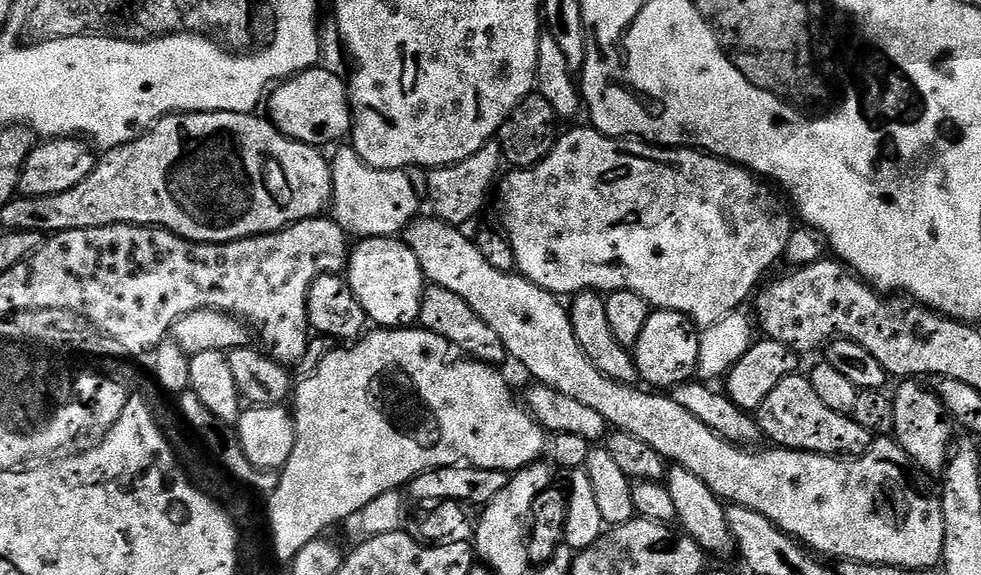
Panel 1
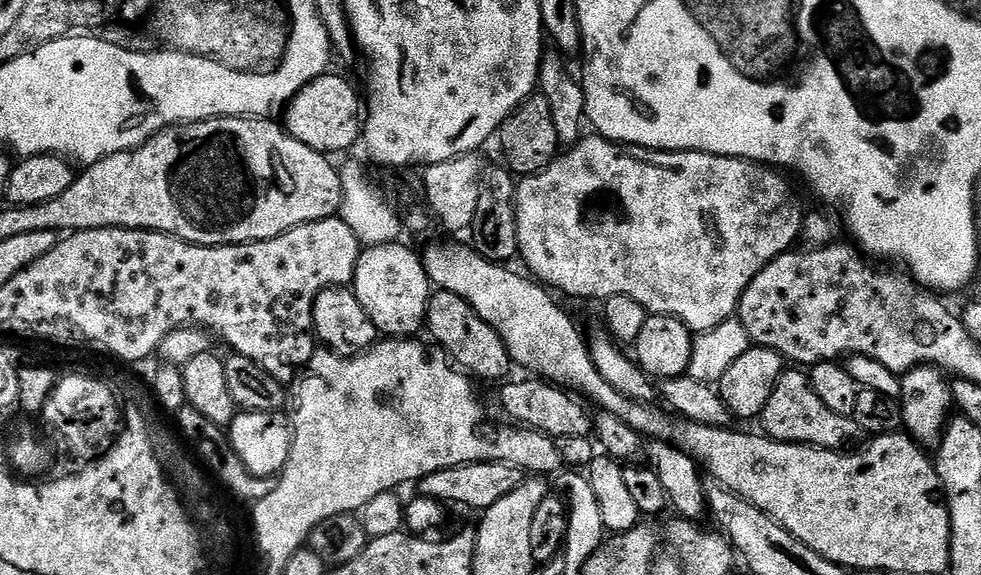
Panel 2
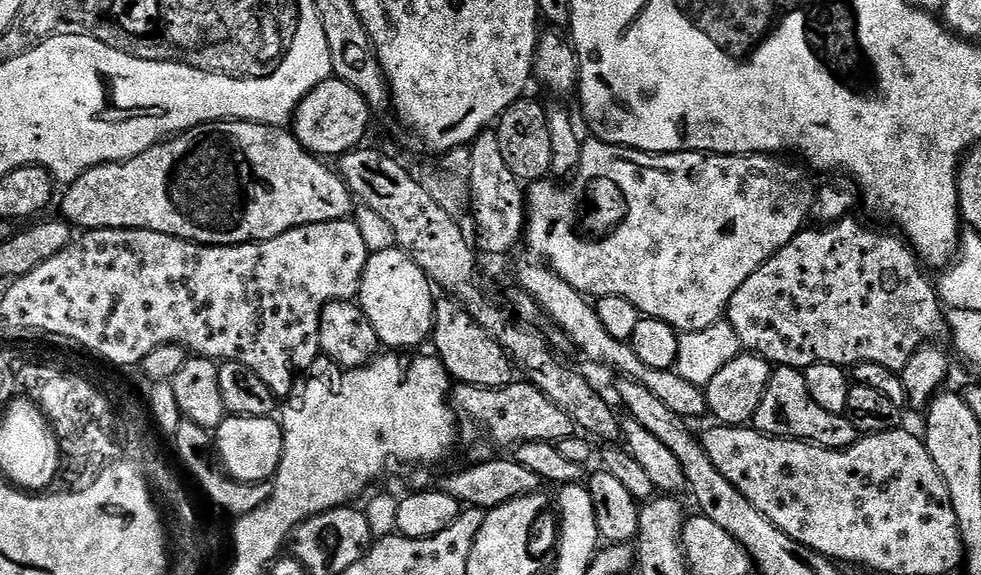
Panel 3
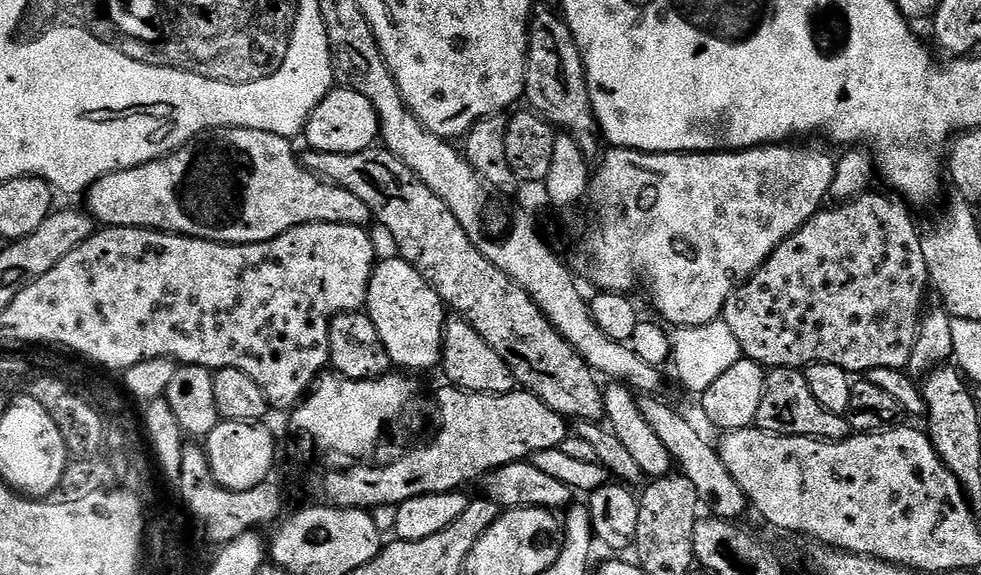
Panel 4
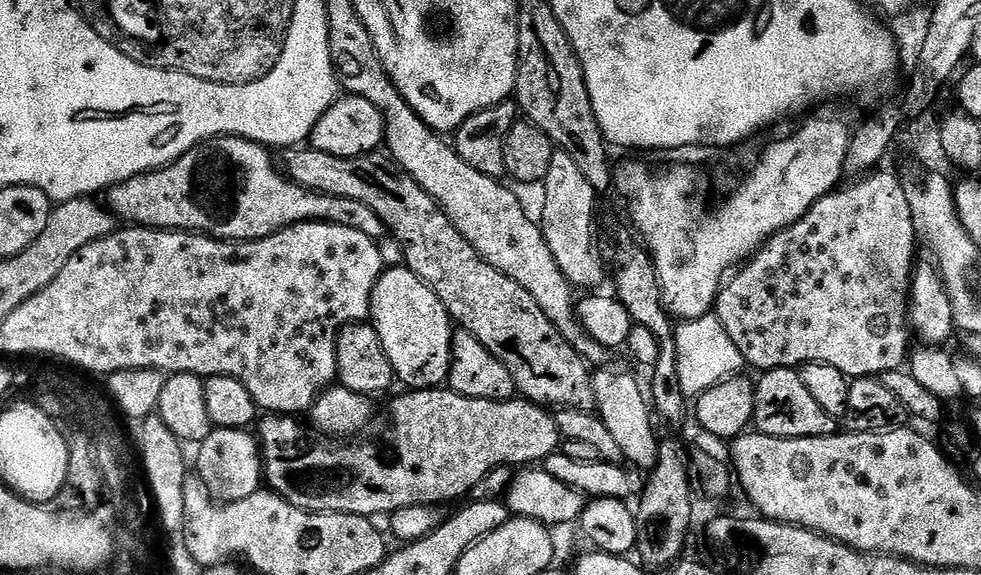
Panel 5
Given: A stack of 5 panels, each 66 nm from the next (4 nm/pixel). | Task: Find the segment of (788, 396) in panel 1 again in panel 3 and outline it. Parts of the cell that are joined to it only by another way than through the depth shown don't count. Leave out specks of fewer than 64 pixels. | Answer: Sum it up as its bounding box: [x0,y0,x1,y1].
[754,367,862,448]

